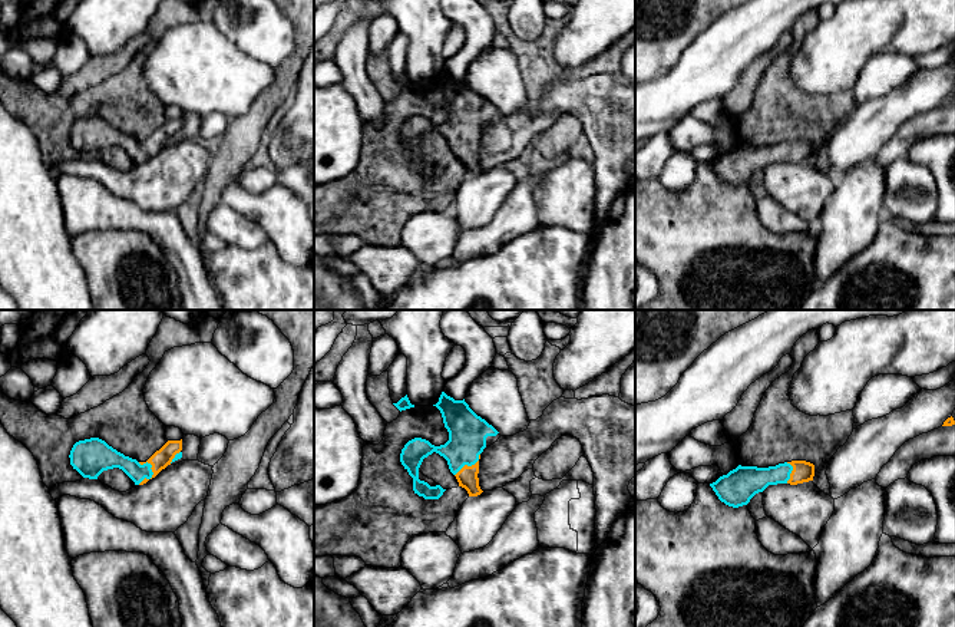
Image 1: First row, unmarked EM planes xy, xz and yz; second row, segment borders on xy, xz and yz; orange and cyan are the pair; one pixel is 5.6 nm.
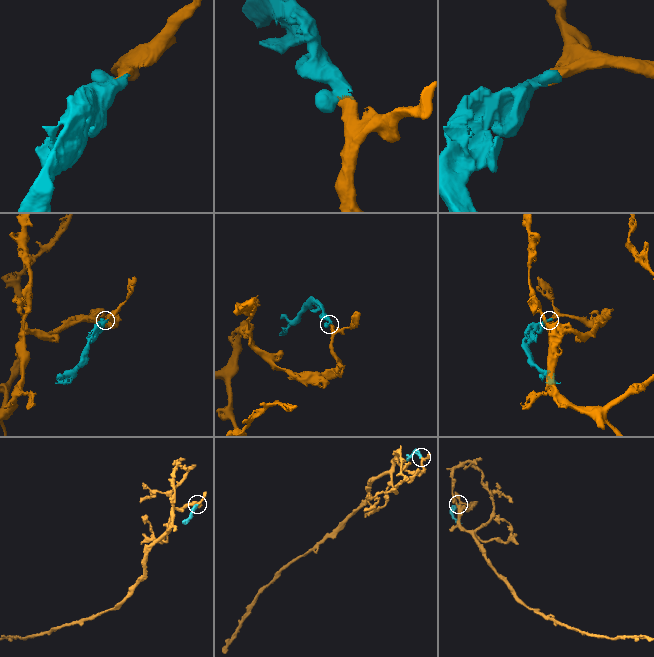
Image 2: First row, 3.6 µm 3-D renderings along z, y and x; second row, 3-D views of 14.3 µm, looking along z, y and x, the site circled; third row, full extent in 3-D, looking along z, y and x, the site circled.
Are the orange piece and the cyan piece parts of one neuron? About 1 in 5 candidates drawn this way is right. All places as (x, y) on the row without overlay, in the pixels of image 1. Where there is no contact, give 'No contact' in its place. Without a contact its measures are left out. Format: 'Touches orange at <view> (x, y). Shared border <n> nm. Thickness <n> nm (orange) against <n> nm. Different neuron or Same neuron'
Touches orange at xy (152, 154). Shared border 140 nm. Thickness 100 nm (orange) against 100 nm. Same neuron

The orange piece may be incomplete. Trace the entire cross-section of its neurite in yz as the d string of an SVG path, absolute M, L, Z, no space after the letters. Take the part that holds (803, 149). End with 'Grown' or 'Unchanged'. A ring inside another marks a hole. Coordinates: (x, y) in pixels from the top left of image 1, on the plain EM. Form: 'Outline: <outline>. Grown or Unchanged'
Outline: M792 139L769 146L738 143L710 165L721 181L738 187L747 184L756 172L763 171L769 164L797 164L813 159L813 155L814 143L806 139Z. Grown

